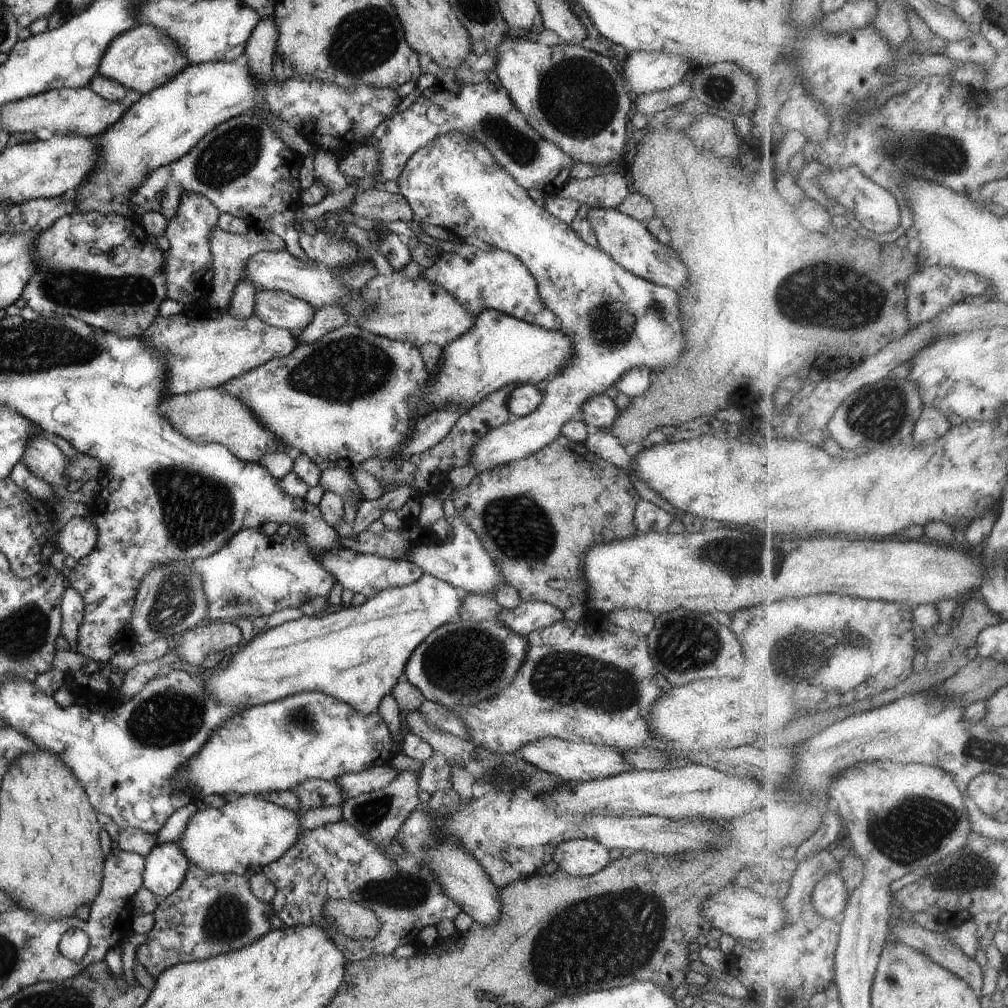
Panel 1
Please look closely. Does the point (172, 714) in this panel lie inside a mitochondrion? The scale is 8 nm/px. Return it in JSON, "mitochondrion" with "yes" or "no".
{"mitochondrion":"yes"}

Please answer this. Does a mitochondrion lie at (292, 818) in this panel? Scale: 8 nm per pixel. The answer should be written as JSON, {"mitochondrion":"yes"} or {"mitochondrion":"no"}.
{"mitochondrion":"no"}

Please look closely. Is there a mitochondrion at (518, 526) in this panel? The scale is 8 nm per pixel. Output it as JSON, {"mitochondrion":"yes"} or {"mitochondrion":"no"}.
{"mitochondrion":"yes"}

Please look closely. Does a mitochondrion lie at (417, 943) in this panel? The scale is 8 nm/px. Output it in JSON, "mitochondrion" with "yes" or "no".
{"mitochondrion":"no"}

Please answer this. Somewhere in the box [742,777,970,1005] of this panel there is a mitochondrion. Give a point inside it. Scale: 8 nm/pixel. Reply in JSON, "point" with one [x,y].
{"point":[914,831]}

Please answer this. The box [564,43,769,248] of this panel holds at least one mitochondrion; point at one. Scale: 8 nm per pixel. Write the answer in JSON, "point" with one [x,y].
{"point":[718,89]}

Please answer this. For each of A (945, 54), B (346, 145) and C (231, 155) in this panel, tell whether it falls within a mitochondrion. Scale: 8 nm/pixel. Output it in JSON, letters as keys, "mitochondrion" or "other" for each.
{"A":"other","B":"other","C":"mitochondrion"}

